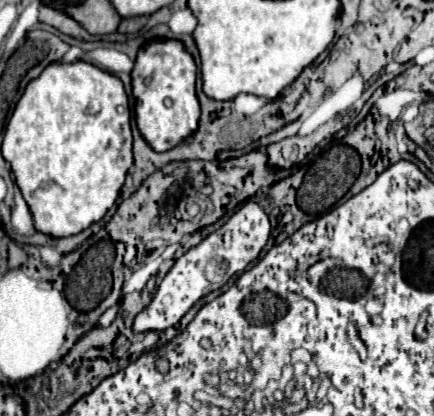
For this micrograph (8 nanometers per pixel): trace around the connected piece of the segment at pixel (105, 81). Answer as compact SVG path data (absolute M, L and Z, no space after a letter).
M82 60L72 64L50 64L36 80L32 80L32 84L28 84L18 100L6 126L2 156L14 172L16 184L34 216L38 232L52 238L64 238L100 222L114 206L126 172L132 166L130 108L122 82Z

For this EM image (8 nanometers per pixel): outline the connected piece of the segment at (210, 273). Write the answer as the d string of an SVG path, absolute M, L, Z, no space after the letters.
M256 202L242 204L242 208L238 212L234 212L220 230L216 230L214 234L204 238L198 246L190 248L184 256L180 256L176 260L172 270L164 276L162 284L158 286L150 306L136 316L134 326L140 332L144 332L144 330L166 330L166 328L178 324L178 320L202 296L206 296L212 290L218 290L236 272L242 272L250 262L254 262L258 258L258 254L262 252L262 248L266 246L268 236L270 236L270 222L268 222L268 216L262 210L262 206Z

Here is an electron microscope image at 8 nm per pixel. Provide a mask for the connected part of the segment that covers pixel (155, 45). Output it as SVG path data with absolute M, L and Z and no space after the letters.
M178 40L148 42L136 58L132 70L136 126L144 140L156 150L166 152L184 142L198 128L200 104L196 98L196 64Z

